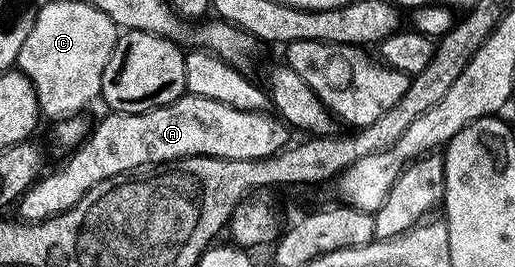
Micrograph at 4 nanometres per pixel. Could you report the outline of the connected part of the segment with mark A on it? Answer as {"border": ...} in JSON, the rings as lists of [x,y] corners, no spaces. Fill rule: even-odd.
{"border":[[[184,95],[179,101],[141,115],[112,113],[92,131],[85,145],[72,153],[72,158],[59,172],[46,175],[32,187],[19,204],[20,217],[28,222],[45,222],[69,211],[103,180],[132,173],[140,168],[169,165],[185,158],[227,159],[250,162],[271,158],[290,145],[290,127],[272,113],[252,114],[235,110],[205,97]]]}

